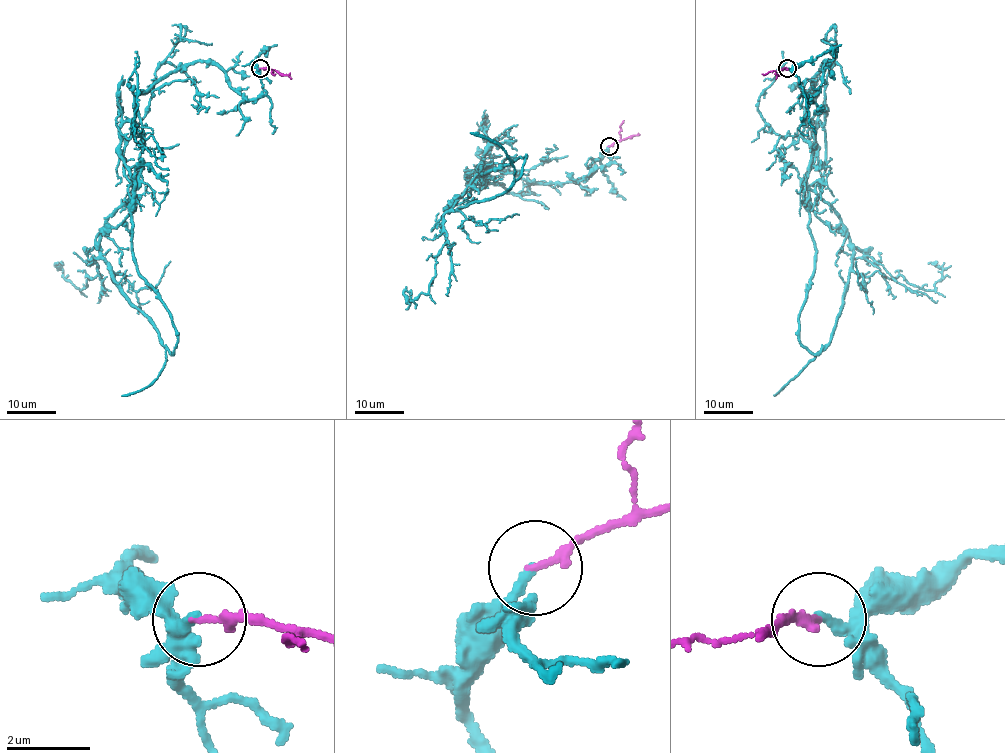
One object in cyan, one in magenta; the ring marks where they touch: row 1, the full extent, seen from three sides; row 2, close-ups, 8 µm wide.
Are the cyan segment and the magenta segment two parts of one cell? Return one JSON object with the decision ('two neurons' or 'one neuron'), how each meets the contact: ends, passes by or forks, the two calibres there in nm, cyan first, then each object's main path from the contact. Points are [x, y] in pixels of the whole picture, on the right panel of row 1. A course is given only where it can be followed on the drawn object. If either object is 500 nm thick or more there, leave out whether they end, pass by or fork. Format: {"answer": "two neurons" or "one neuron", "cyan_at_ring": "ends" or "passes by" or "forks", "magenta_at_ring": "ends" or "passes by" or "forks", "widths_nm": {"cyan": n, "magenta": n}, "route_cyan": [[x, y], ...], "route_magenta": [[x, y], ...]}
{"answer": "two neurons", "cyan_at_ring": "ends", "magenta_at_ring": "ends", "widths_nm": {"cyan": 240, "magenta": 200}, "route_cyan": [[788, 68], [810, 99], [825, 61], [806, 96], [816, 260], [799, 314], [799, 341], [821, 349], [774, 396]], "route_magenta": [[788, 68], [775, 79]]}

